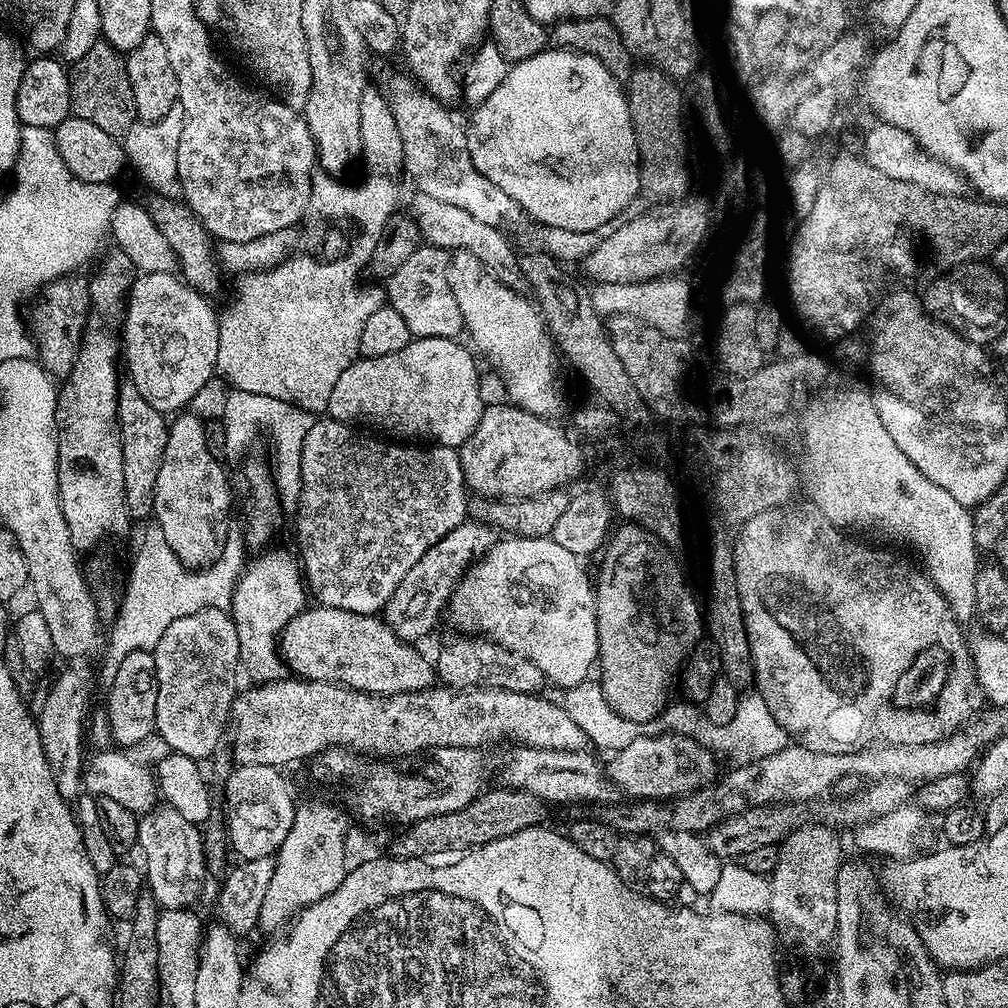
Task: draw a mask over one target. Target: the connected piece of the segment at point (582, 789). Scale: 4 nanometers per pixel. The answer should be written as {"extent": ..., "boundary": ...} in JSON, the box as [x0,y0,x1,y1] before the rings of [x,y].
{"extent":[503,747,618,806],"boundary":[[[521,747],[517,752],[520,753],[504,768],[503,783],[509,788],[520,788],[526,794],[532,794],[545,805],[588,803],[608,806],[618,796],[618,789],[606,775],[605,765],[599,764],[591,751],[562,752]]]}

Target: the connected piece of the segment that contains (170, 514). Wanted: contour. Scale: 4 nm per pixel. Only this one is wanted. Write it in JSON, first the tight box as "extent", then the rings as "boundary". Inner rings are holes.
{"extent":[152,414,232,570],"boundary":[[[191,414],[177,415],[169,423],[152,507],[155,527],[164,535],[166,546],[174,550],[185,568],[193,570],[209,567],[218,559],[230,532],[228,507],[232,504],[232,492],[228,489],[225,465],[206,450],[204,426],[205,421]]]}

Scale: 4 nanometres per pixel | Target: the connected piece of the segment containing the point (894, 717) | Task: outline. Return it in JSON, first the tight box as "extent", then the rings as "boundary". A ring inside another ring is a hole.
{"extent":[734,502,986,752],"boundary":[[[789,502],[787,504],[783,504],[782,506],[778,506],[777,508],[771,508],[770,510],[762,510],[762,514],[754,514],[754,518],[750,518],[749,520],[743,521],[739,525],[740,533],[737,536],[734,536],[734,568],[736,573],[738,574],[738,594],[742,598],[742,614],[744,615],[744,621],[746,622],[746,630],[748,631],[748,637],[750,638],[750,650],[752,651],[752,671],[754,673],[754,685],[756,684],[756,688],[760,691],[760,696],[764,699],[764,704],[769,708],[771,719],[775,720],[777,725],[781,729],[784,728],[789,732],[791,739],[793,741],[799,742],[804,745],[805,748],[813,748],[815,752],[851,752],[853,750],[859,749],[861,746],[867,745],[869,743],[868,740],[873,736],[873,741],[876,742],[891,742],[893,744],[929,744],[930,742],[934,742],[935,740],[941,740],[942,738],[946,738],[951,732],[957,732],[959,728],[964,727],[965,724],[968,723],[969,720],[973,719],[985,707],[986,699],[985,693],[981,688],[980,677],[977,675],[977,669],[975,663],[972,661],[971,651],[968,649],[968,642],[958,642],[958,644],[954,644],[954,646],[942,646],[942,650],[940,650],[940,646],[936,646],[936,654],[940,656],[940,662],[922,662],[922,664],[918,664],[918,656],[916,654],[922,654],[922,650],[924,650],[924,646],[922,646],[922,642],[926,640],[926,638],[934,638],[934,640],[940,640],[940,638],[950,638],[952,634],[958,634],[959,628],[954,628],[954,621],[950,620],[950,616],[948,616],[948,612],[951,608],[946,608],[944,603],[948,601],[947,597],[944,596],[943,590],[939,587],[935,580],[933,580],[932,576],[928,574],[927,571],[919,563],[911,564],[910,561],[907,560],[904,556],[899,556],[896,551],[888,546],[880,546],[884,548],[875,548],[872,544],[863,544],[860,539],[855,535],[849,534],[841,525],[834,523],[834,521],[817,505],[815,502],[807,502],[808,504],[796,504],[797,502]],[[916,658],[916,662],[914,662],[914,666],[918,668],[918,666],[928,666],[928,680],[926,682],[930,682],[928,684],[928,688],[930,690],[912,690],[912,688],[918,688],[916,684],[910,684],[910,682],[916,682],[916,678],[914,676],[906,676],[908,672],[910,672],[910,664],[912,664],[912,660]]]}

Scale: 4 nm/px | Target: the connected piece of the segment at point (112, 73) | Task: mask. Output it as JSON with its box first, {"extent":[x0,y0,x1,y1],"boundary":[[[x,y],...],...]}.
{"extent":[68,42,136,138],"boundary":[[[103,42],[97,44],[71,65],[68,73],[71,115],[94,122],[98,130],[117,138],[123,137],[136,120],[136,107],[130,86],[127,59]]]}

